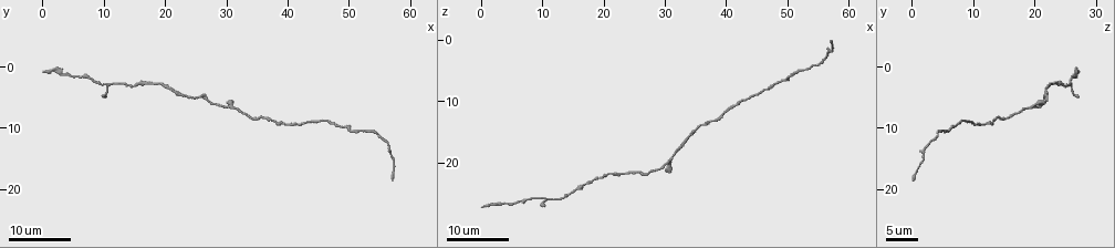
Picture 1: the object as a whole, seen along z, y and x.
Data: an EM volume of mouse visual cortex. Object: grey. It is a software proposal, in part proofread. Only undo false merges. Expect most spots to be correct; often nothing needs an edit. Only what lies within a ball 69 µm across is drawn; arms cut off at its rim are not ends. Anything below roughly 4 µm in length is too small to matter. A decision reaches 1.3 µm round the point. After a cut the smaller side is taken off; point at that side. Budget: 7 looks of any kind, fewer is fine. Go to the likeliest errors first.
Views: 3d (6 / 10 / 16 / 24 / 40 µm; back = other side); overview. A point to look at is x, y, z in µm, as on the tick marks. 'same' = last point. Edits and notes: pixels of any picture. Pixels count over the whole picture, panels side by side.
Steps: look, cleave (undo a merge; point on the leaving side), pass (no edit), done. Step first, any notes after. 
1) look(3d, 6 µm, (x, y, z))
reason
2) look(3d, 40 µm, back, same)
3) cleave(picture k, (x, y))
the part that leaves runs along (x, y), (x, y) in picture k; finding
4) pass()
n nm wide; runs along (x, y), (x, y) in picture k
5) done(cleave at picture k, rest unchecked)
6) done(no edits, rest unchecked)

look(3d, 24 µm, (39.5, 9.5, 11.5))
narrows sharply

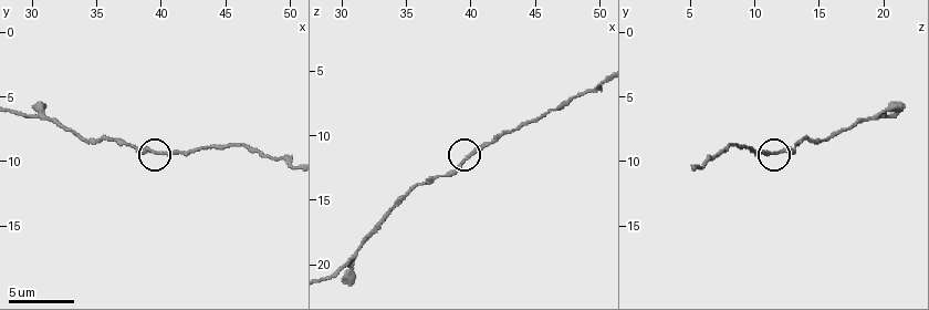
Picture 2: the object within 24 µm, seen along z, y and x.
look(3d, 10 µm, (39.8, 9.2, 11.6))

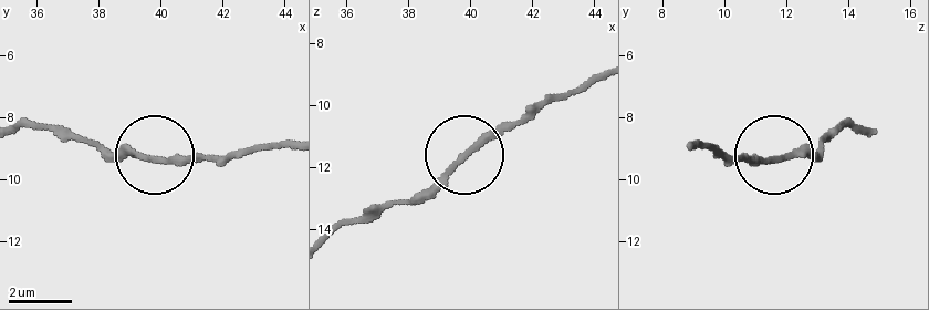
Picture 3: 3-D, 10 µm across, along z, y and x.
pass()
runs along (20, 127), (60, 127), (155, 159), (216, 159) in picture 3; continuous, no second cell

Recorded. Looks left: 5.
look(3d, 16 µm, (10.5, 2.5, 26.0))
two arms in line, one across

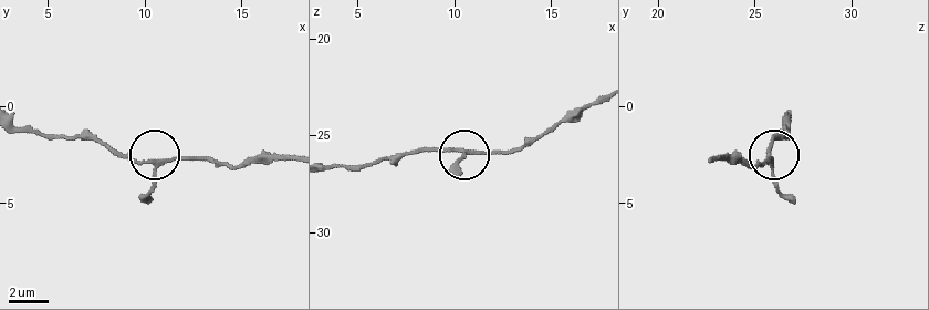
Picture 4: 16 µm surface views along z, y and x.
look(3d, 10 µm, (11.0, 2.9, 25.9))
closer look

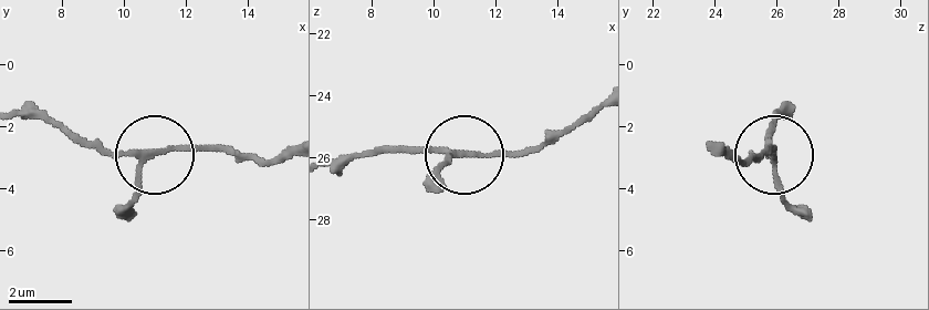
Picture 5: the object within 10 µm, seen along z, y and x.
pass()
140 nm wide; continuous, no second cell

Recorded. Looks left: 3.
look(3d, 6 µm, (29.8, 6.6, 20.6))
calibre changes

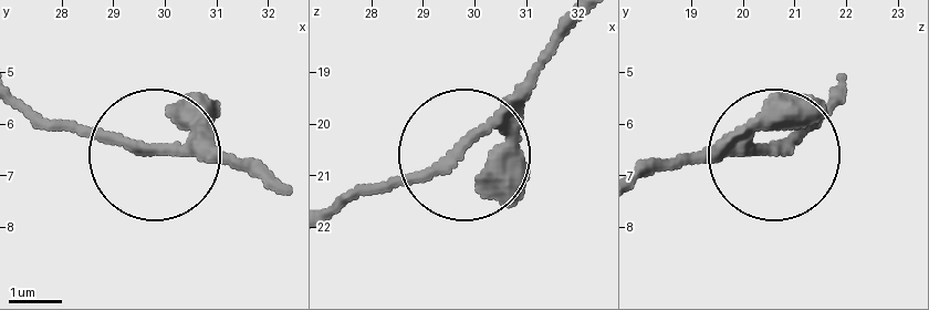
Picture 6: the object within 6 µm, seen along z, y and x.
look(3d, 6 µm, back, (29.60, 6.50, 20.60))

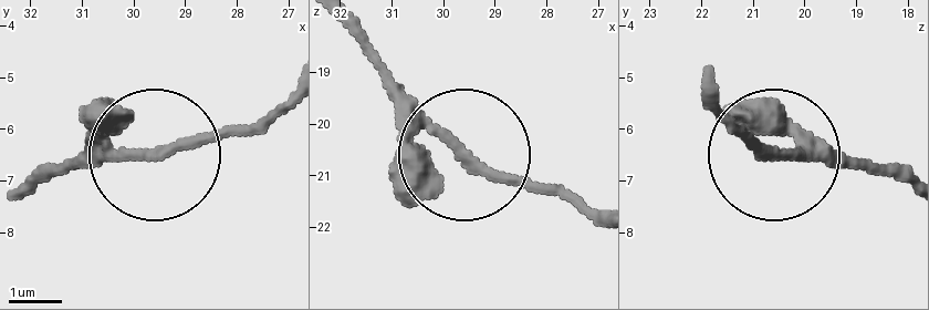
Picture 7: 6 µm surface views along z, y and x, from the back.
pass()
runs along (899, 183), (766, 152), (705, 107) in picture 7; continuous, no second cell

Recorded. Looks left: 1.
done(no edits, rest unchecked)

